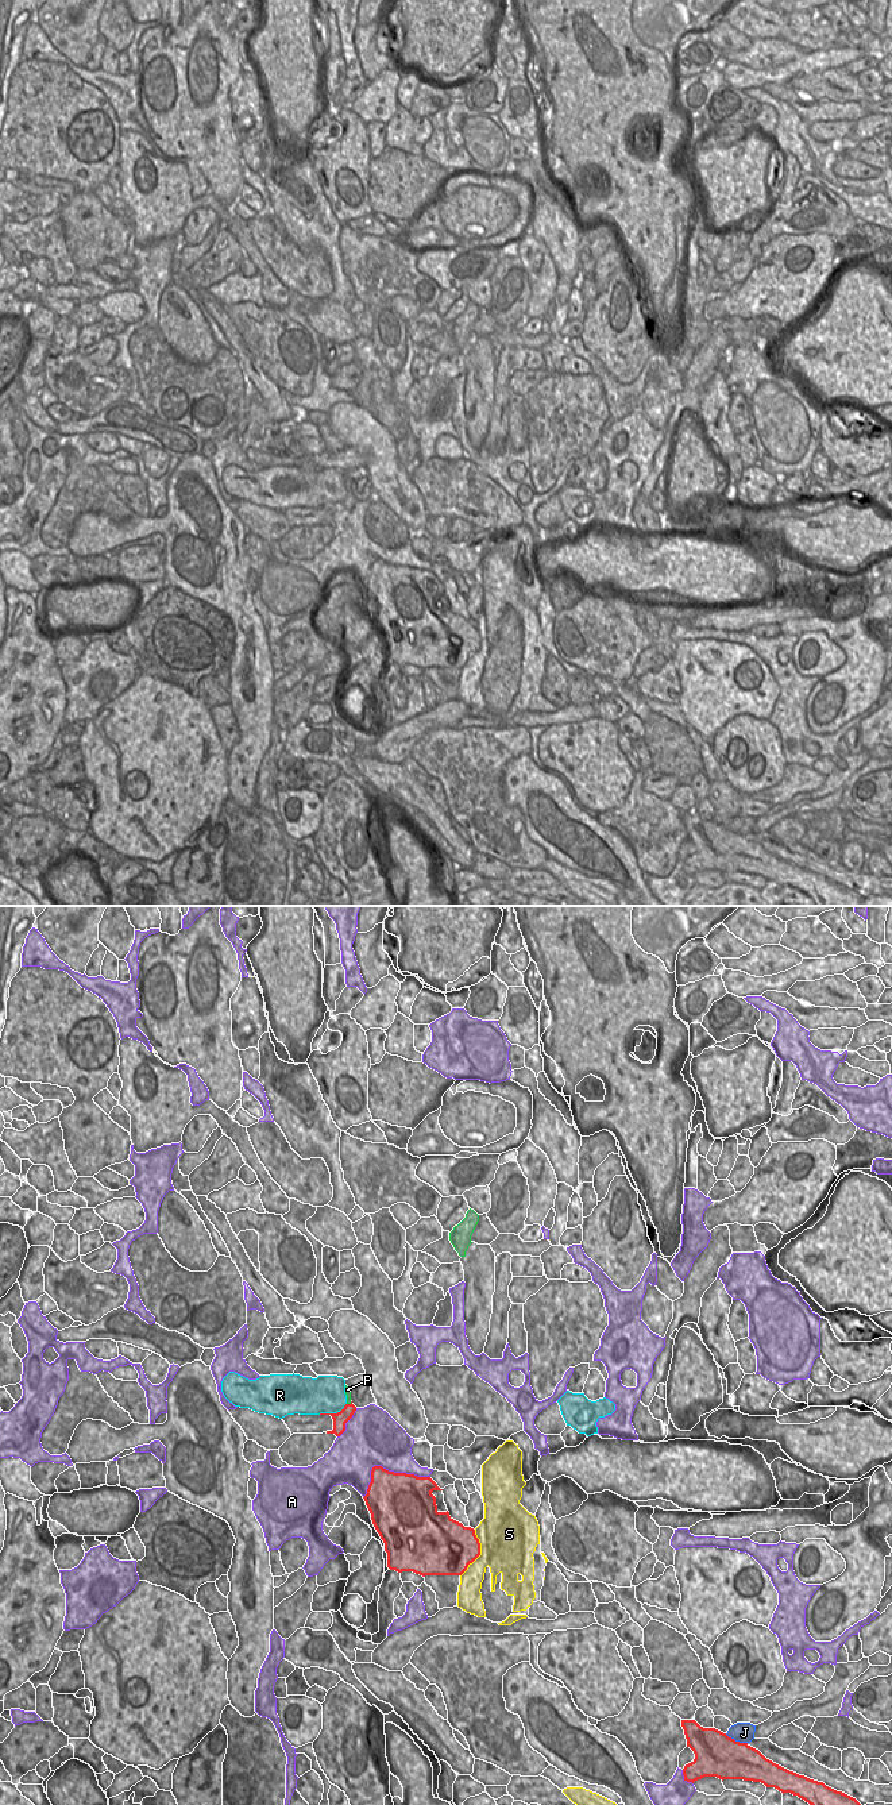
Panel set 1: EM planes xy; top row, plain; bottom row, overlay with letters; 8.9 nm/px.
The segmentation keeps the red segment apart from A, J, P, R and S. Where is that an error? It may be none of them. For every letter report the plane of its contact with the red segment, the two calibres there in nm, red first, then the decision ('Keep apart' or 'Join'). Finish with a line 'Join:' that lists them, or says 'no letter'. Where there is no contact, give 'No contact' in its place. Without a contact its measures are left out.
A: Touches red in xy. Thickness 460 nm (red) against 420 nm. Keep apart
J: Touches red in xy. Thickness 380 nm (red) against 190 nm. Keep apart
P: Touches red in xy. Thickness 120 nm (red) against 50 nm. Keep apart
R: Touches red in xy. Thickness 120 nm (red) against 340 nm. Keep apart
S: Touches red in xy. Thickness 420 nm (red) against 480 nm. Keep apart
Join: no letter

